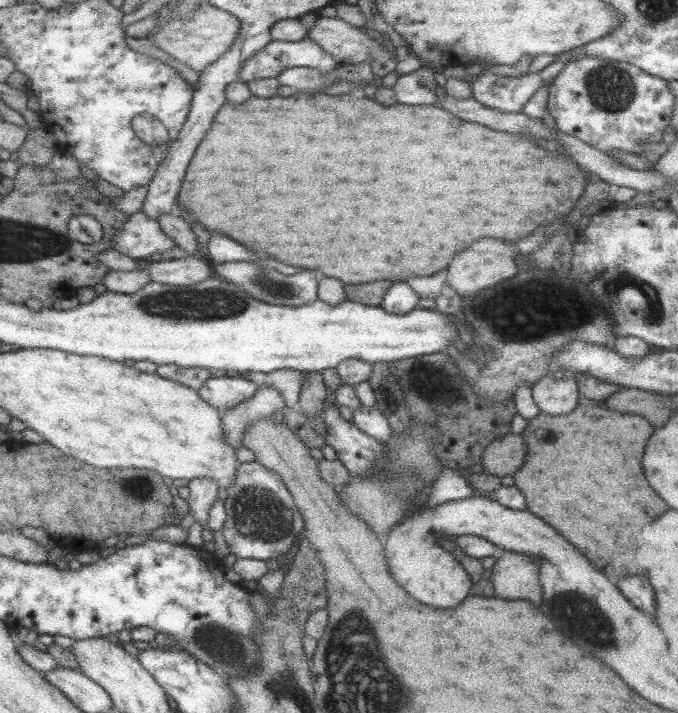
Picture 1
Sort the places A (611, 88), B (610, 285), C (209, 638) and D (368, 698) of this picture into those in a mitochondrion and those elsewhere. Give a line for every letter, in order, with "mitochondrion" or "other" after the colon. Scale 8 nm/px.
A: mitochondrion
B: mitochondrion
C: mitochondrion
D: mitochondrion

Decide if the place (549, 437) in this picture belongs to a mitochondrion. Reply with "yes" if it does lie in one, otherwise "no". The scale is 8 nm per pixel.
no

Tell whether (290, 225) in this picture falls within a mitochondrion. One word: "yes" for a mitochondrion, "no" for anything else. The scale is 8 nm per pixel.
no

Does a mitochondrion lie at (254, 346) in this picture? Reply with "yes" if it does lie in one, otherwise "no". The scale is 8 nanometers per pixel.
no

